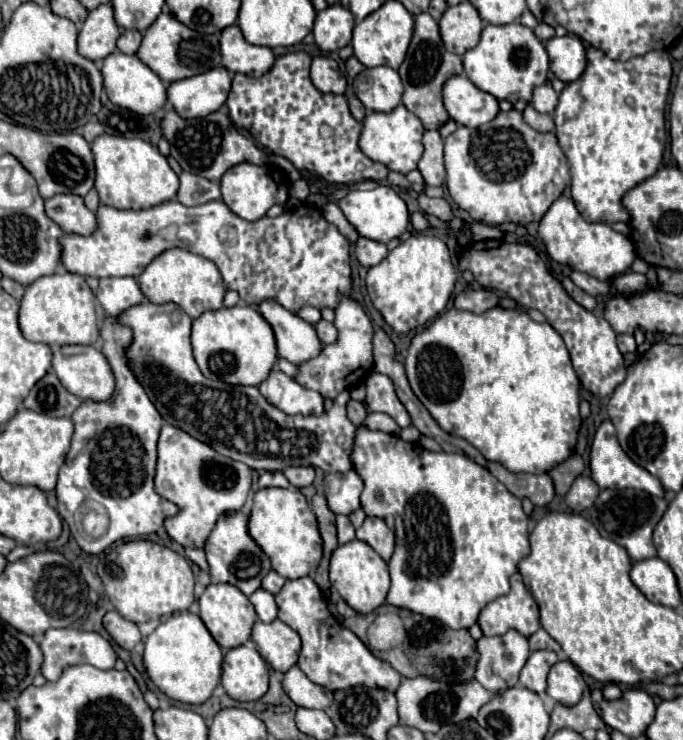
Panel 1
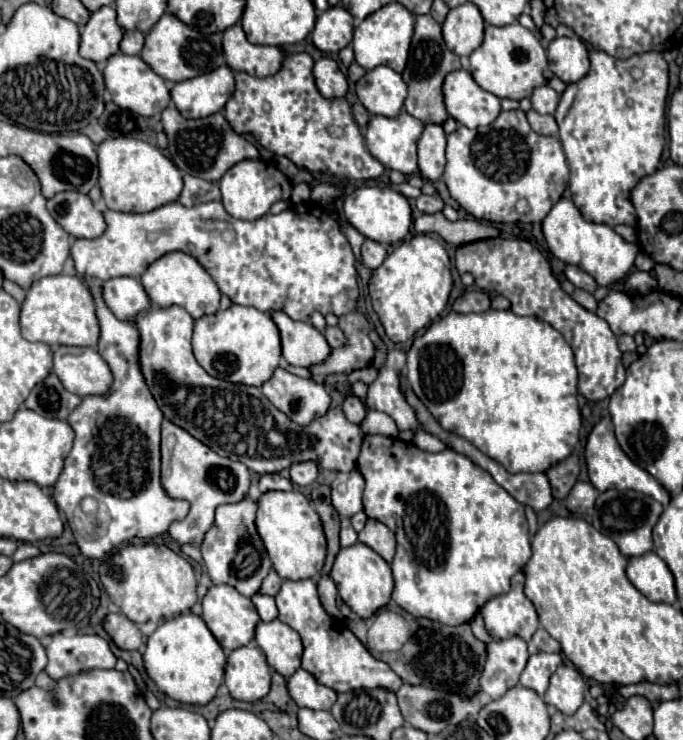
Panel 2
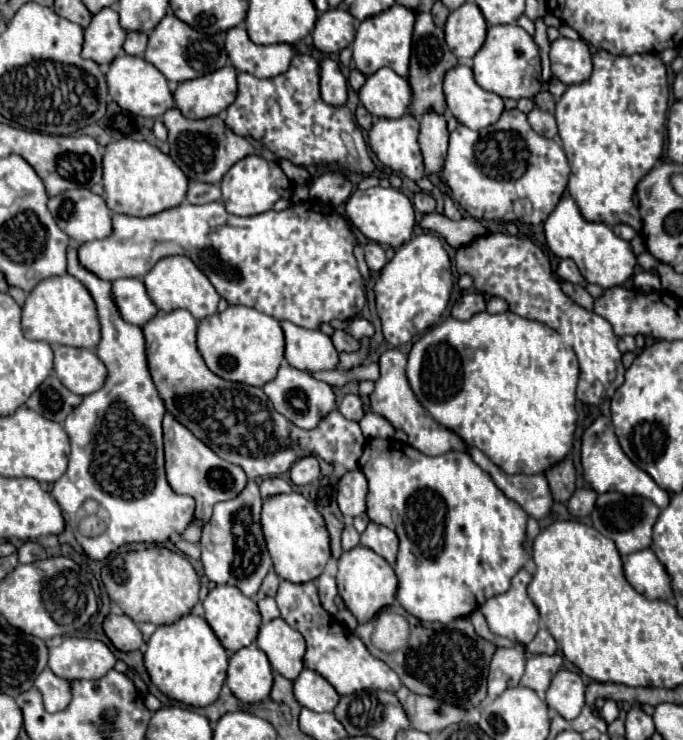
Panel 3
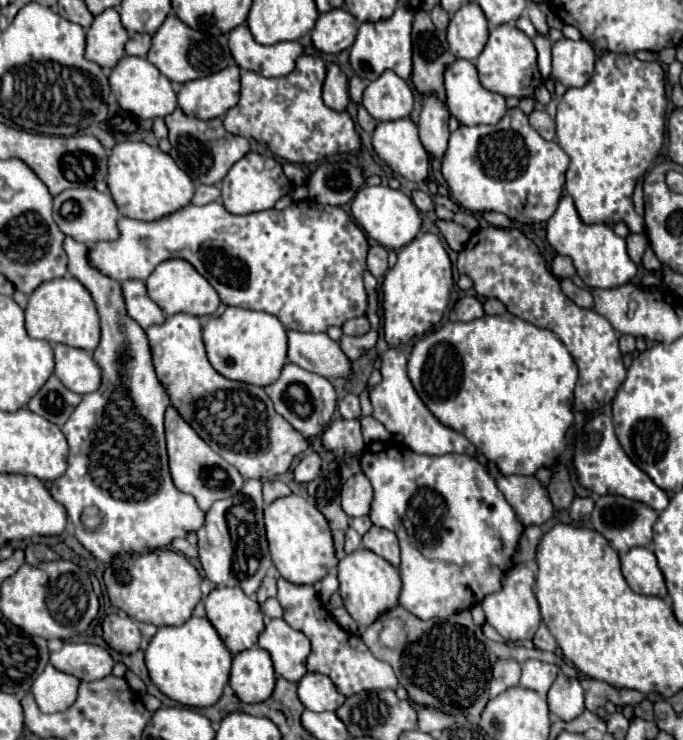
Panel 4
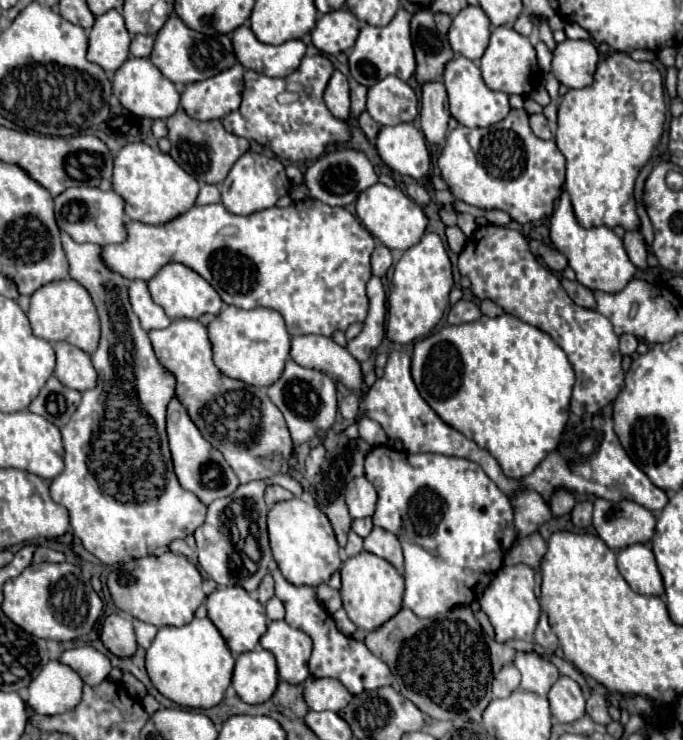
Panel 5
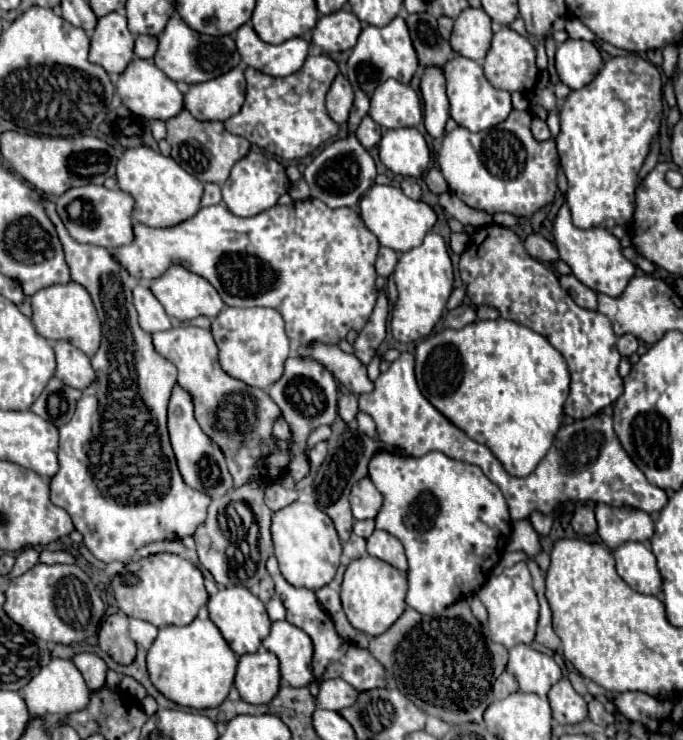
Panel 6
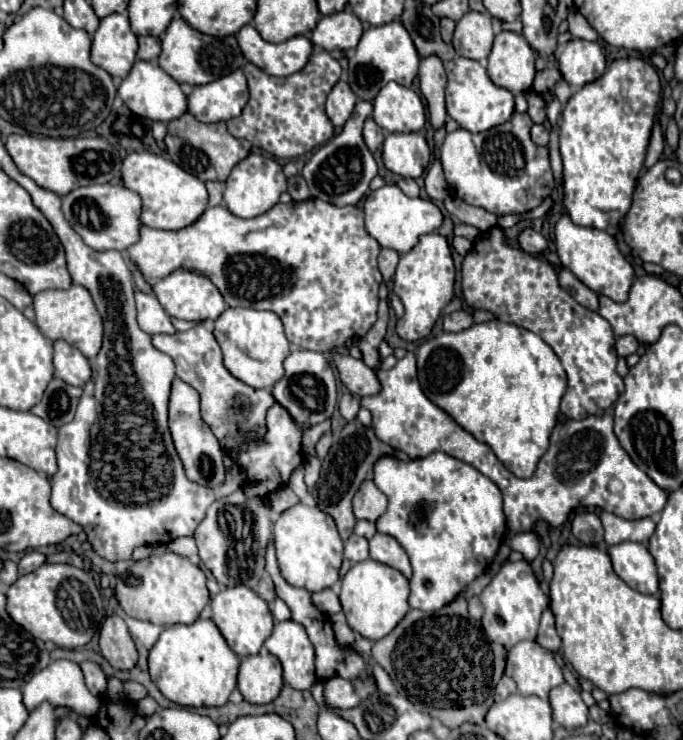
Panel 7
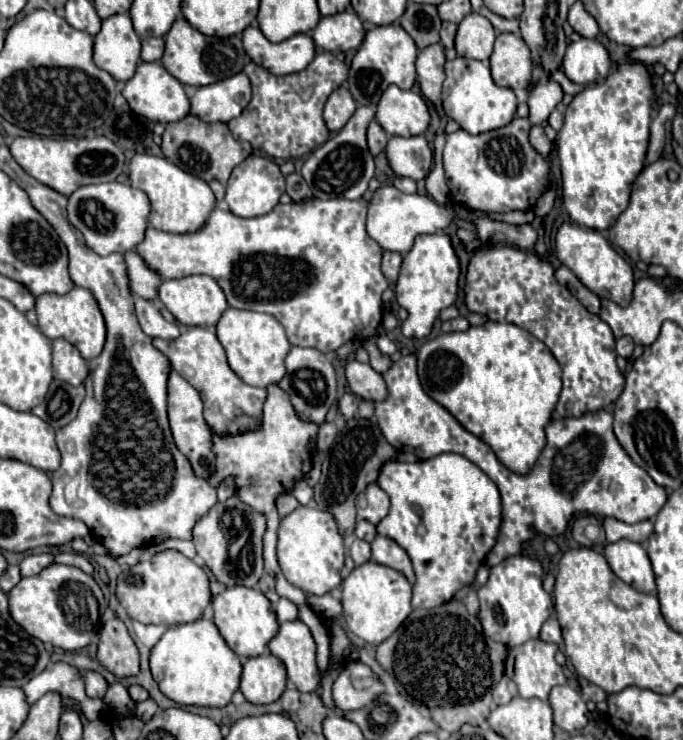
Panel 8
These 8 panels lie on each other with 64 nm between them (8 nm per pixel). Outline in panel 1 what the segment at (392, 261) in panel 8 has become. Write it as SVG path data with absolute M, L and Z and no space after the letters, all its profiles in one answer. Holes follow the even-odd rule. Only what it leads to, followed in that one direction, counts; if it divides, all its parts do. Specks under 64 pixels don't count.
M358 238L354 244L354 252L356 252L358 262L366 268L380 264L388 256L386 244L376 242L376 240L368 240L368 238Z

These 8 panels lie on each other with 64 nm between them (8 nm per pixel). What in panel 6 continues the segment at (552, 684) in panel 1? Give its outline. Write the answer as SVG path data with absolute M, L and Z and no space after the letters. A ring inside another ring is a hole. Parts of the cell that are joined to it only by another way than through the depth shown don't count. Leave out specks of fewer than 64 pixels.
M562 678L556 682L556 686L550 688L548 700L552 706L552 718L558 724L578 724L588 716L584 698L572 688L568 678Z

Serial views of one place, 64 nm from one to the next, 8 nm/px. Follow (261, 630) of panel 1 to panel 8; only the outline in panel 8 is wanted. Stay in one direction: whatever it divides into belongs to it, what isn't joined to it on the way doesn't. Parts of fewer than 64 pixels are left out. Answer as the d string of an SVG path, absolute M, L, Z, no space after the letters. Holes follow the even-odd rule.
M300 620L282 622L268 650L286 666L288 683L300 692L316 692L320 686L320 672L316 666L316 644L306 624Z

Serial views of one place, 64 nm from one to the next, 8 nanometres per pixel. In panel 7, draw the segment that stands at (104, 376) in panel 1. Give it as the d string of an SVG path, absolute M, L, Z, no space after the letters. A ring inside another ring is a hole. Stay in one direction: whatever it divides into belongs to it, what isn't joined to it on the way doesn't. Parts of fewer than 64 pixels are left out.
M66 340L54 342L54 376L70 386L84 386L92 378L88 358Z

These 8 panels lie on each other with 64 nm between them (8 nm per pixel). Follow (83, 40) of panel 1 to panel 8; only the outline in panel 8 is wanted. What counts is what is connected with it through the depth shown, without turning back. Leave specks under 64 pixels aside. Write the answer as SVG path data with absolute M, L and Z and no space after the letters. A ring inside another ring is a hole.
M114 14L102 20L102 30L94 36L94 64L116 80L130 80L140 60L140 38L128 14Z

